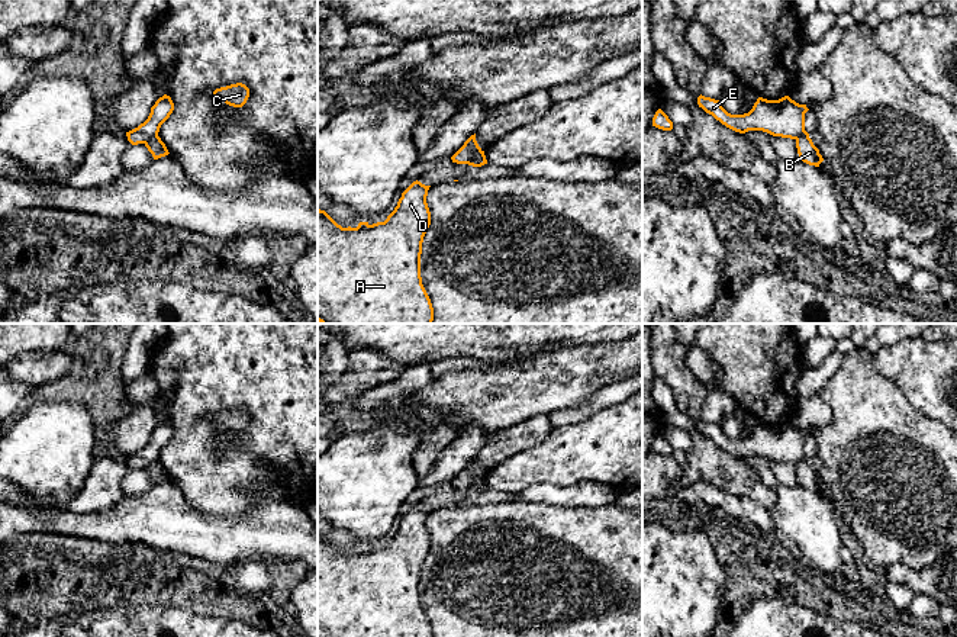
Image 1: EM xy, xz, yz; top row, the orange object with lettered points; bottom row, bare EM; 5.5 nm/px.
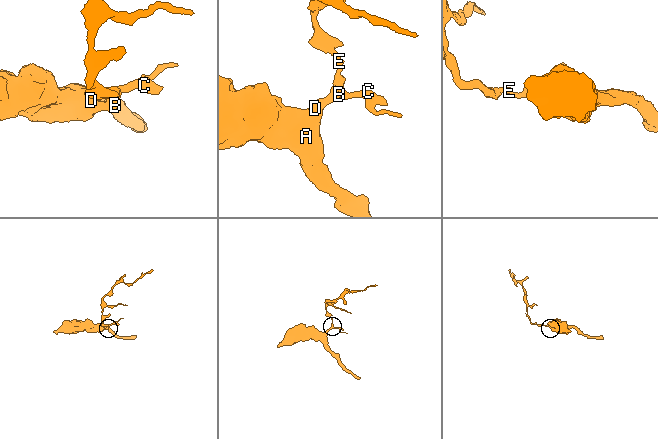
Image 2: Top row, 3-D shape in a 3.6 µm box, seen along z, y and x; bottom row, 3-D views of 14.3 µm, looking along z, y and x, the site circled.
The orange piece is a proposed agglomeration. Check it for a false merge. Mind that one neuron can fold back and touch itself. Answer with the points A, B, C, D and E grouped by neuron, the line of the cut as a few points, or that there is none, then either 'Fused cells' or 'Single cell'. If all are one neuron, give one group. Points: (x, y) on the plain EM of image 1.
Groups: A B D / C E. Split along xz (483, 476), (467, 488). Fused cells

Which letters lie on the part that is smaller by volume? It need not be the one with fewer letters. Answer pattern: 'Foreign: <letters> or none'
Foreign: C, E

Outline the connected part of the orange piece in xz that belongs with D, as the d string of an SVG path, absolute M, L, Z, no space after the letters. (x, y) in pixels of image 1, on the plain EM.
M413 506L387 544L373 550L342 553L318 533L318 637L434 637L420 602L429 512Z

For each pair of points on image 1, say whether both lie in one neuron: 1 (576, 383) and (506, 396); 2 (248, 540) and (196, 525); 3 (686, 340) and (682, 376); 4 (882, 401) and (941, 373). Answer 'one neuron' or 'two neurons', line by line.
1: one neuron
2: one neuron
3: two neurons
4: two neurons

